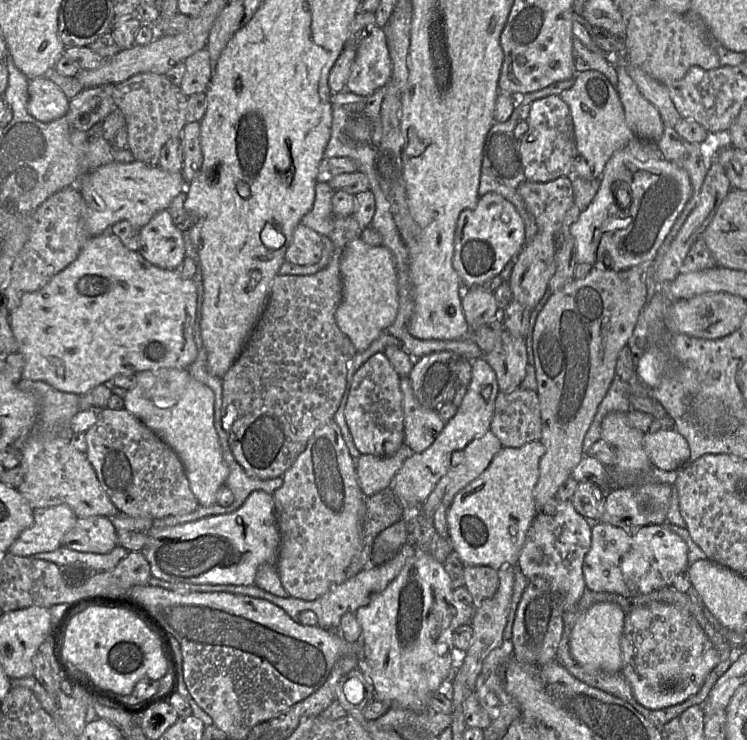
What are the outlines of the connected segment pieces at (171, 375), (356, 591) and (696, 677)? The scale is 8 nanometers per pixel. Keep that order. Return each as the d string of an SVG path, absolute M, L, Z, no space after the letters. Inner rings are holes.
M160 368L136 374L136 385L127 390L124 409L139 419L180 458L192 493L200 506L216 504L217 493L225 485L229 469L214 426L215 396L205 384L195 380L188 369Z
M405 543L399 552L389 561L379 566L368 566L364 570L350 579L346 579L342 584L334 585L329 591L320 596L319 598L311 601L306 601L293 597L281 598L269 592L258 588L255 584L252 585L219 585L219 584L191 584L184 582L168 582L151 576L149 584L165 588L167 590L178 592L181 594L188 594L192 592L227 592L243 596L266 600L277 607L281 608L291 619L299 624L299 614L302 611L309 610L315 613L318 619L320 628L326 630L339 631L341 617L347 613L355 613L360 607L366 606L370 601L379 593L381 593L389 583L399 574L407 559L410 559L417 553L417 549L411 543Z
M651 602L625 613L621 637L622 673L636 700L652 710L684 702L696 694L719 656L703 629L688 613Z

